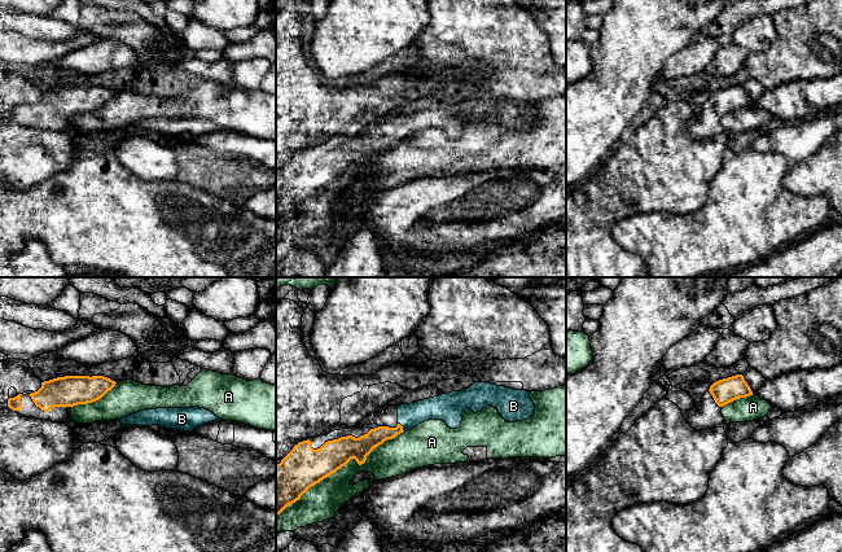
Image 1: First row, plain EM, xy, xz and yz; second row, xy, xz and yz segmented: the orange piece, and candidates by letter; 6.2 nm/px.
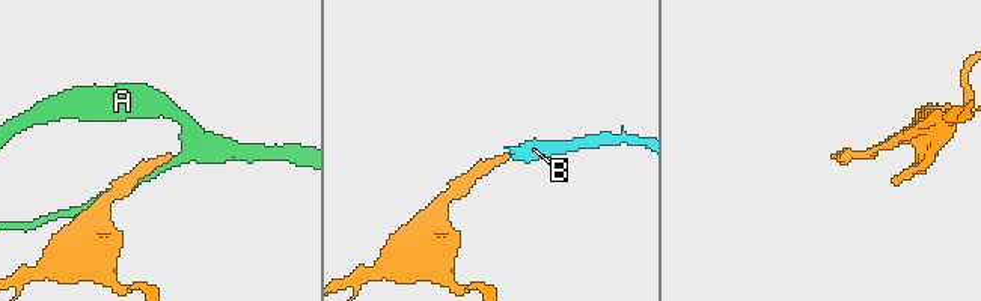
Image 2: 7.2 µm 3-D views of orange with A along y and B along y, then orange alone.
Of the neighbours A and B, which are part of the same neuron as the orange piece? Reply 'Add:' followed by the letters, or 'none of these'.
Add: B

